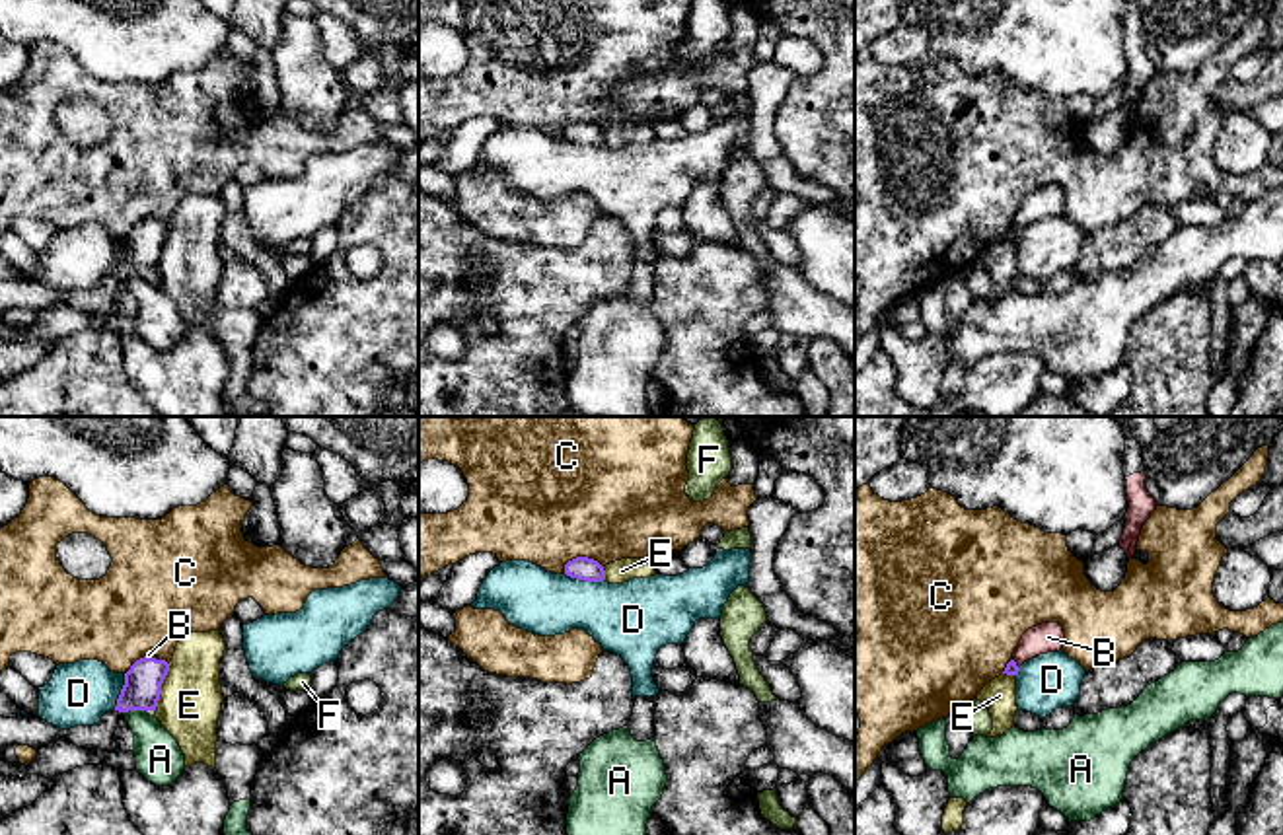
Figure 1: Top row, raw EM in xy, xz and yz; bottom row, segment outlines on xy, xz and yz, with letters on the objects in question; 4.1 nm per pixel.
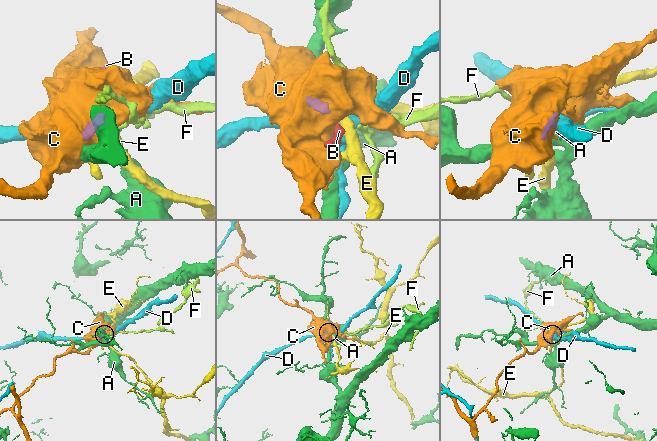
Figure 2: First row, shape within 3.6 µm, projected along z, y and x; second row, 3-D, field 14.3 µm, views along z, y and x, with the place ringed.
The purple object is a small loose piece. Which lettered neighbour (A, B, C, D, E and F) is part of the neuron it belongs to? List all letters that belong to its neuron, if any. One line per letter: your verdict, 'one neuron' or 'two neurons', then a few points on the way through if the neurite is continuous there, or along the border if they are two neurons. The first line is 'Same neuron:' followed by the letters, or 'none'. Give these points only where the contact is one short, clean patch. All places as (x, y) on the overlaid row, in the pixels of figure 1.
Same neuron: B
A: two neurons; border xy (146, 711), (125, 713)
B: one neuron; way xy (143, 684), (152, 658), (148, 654)
C: two neurons
D: two neurons; border xz (565, 573), (585, 580), (604, 580)
E: two neurons; border xy (170, 664), (154, 709)
F: two neurons; border xy (154, 709), (146, 711)

